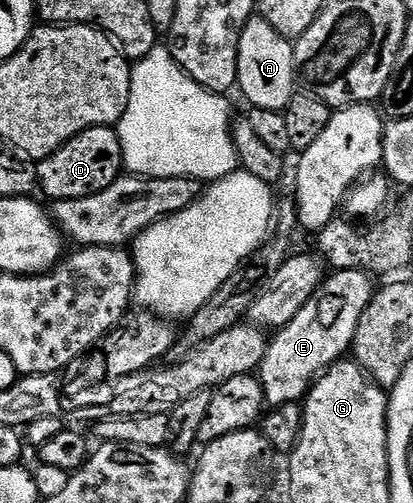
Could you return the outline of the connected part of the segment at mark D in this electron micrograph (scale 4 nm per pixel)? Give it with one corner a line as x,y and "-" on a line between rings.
94,127
74,135
58,151
38,160
34,168
38,190
43,190
51,201
81,199
104,191
110,183
120,178
123,166
123,146
115,127

